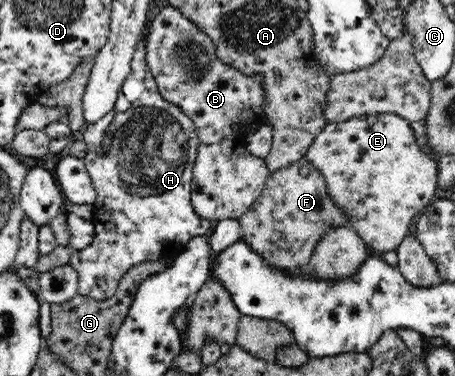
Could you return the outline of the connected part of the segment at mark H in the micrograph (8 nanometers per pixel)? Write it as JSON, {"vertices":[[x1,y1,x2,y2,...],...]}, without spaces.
{"vertices":[[148,20,146,23,146,33,144,34,143,39,137,43,138,47,136,47,134,58,132,59,132,62,131,62,131,71,126,76,126,79,124,80,124,83,122,84,122,87,118,95,118,99,116,101,116,105,114,109,112,109,112,111,108,113,108,115,102,117,100,121,98,121,97,123,88,125,88,129,86,129,86,131,84,131,84,133,80,136,84,139,84,143,86,143,86,147,87,147,86,153,83,157,83,161,85,162,85,167,88,170,90,177,92,178,92,184,94,184,94,188,96,188,96,193,97,193,97,197,93,203,93,215,89,219,94,224,95,234,94,234,94,237,92,238,92,241,90,242,90,245,88,245,87,248,73,250,71,259,70,259,71,260,70,265,76,272,78,272,78,279,79,279,78,293,82,294,83,296,90,296,97,300,105,300,105,299,108,299,109,297,112,297,112,295,114,295,114,292,116,291,119,279,122,277,122,274,128,271,128,269,130,269,132,265,140,265,142,261,160,261,159,259,165,259,165,260,171,261,179,253,182,253,182,251,184,251,185,245,188,243,188,240,191,240,193,237,196,237,196,236,206,235,206,233,210,231,210,227,212,227,212,223,210,223,210,220,202,219,198,214,196,214,191,204,191,175,193,171,193,164,195,163,195,159,197,156,197,149,199,147,199,138,198,138,197,128,194,126,194,123,192,122,191,117,188,117,177,105,174,105,172,102,166,101,162,97,162,94,159,92,159,87,157,86,157,83,155,82,154,76,152,75,152,72,149,70,147,62,146,62,145,36,148,35,148,26,150,25,150,23,152,23,152,21]]}

